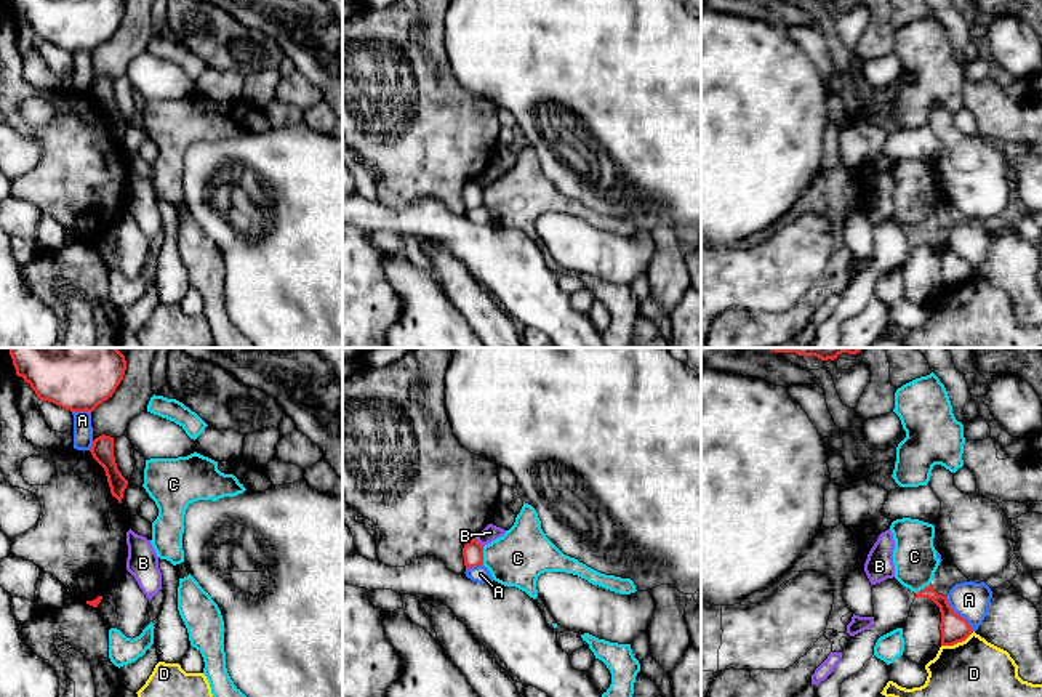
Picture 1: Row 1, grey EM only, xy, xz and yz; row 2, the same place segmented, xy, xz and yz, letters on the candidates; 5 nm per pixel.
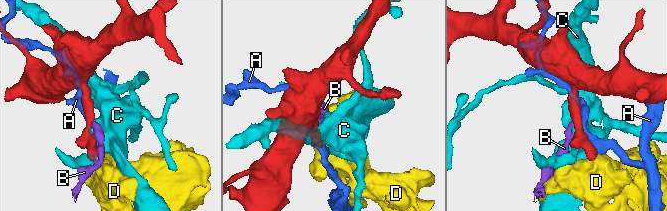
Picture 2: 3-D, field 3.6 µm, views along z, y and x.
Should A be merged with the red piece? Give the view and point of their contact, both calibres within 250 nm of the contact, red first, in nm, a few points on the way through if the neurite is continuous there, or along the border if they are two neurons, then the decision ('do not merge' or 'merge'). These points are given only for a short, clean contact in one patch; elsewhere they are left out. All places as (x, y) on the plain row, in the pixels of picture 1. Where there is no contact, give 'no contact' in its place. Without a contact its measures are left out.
meets red in yz at (957, 255); 140 nm thick on the red side, 180 nm on the other; do not merge

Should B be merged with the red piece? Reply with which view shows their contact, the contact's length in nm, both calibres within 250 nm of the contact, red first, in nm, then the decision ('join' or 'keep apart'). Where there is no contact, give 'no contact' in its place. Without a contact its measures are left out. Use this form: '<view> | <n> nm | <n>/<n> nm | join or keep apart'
xz | 60 nm | 110/80 nm | keep apart

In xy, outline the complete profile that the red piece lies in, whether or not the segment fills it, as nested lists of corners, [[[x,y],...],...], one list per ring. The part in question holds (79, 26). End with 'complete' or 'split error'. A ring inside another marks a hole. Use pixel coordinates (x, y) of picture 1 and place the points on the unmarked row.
[[[13,0],[13,6],[40,42],[90,54],[112,38],[126,11],[125,0]]]; complete

